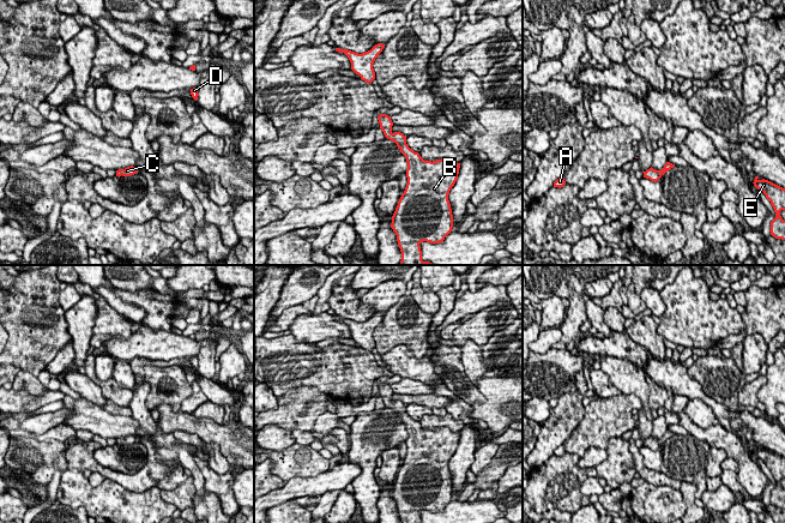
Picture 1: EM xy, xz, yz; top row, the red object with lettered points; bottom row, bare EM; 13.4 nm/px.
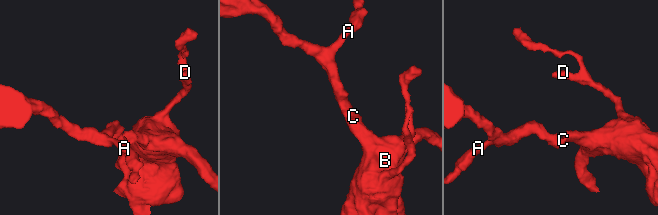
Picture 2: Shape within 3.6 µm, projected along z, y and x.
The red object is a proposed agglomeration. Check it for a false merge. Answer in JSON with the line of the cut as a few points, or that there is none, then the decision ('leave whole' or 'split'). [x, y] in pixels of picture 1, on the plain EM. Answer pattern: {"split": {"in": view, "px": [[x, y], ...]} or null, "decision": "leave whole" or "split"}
{"split": null, "decision": "leave whole"}

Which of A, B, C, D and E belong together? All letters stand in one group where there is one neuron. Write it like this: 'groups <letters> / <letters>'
groups A B C D E

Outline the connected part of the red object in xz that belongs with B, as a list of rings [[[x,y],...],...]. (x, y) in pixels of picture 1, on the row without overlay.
[[[378,385],[385,405],[394,410],[407,431],[407,452],[392,485],[401,523],[422,523],[419,512],[443,511],[452,500],[453,483],[448,463],[454,455],[460,432],[447,427],[424,429],[406,413],[406,405],[392,401],[391,385]]]

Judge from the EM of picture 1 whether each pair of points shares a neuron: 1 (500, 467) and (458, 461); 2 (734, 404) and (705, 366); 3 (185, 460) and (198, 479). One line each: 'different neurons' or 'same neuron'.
1: different neurons
2: same neuron
3: same neuron

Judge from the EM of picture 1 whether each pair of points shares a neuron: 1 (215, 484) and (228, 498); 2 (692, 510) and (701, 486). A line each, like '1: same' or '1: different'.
1: same
2: different

